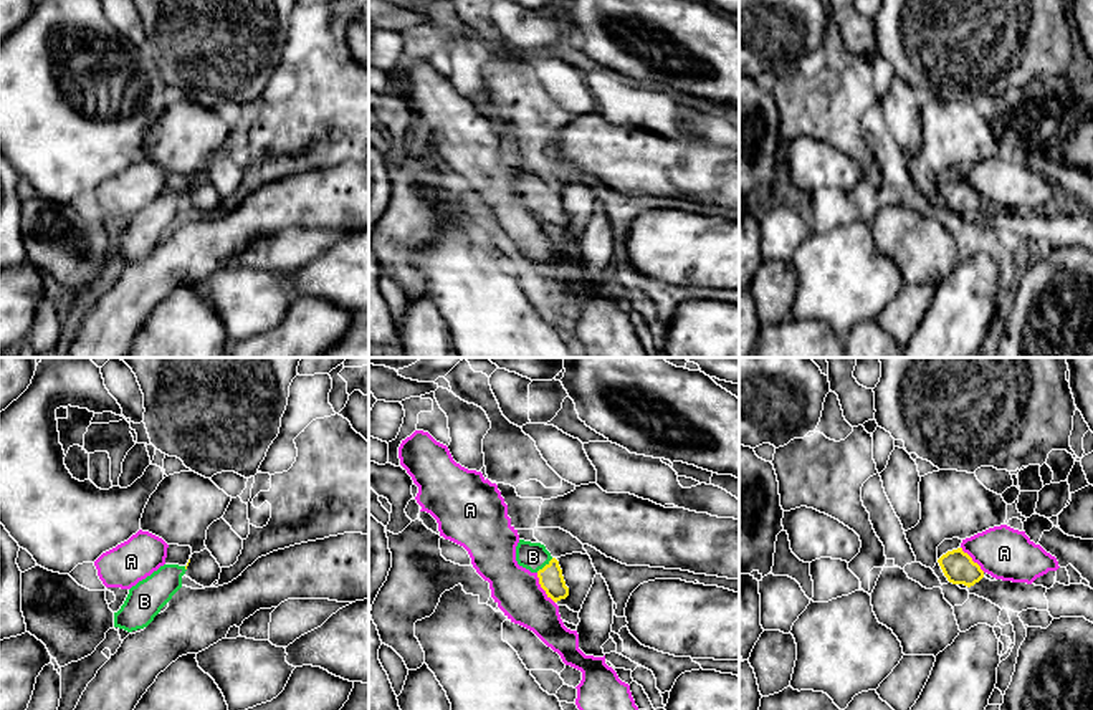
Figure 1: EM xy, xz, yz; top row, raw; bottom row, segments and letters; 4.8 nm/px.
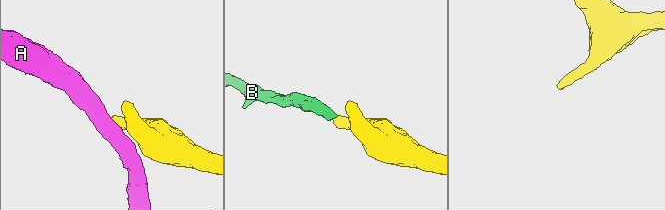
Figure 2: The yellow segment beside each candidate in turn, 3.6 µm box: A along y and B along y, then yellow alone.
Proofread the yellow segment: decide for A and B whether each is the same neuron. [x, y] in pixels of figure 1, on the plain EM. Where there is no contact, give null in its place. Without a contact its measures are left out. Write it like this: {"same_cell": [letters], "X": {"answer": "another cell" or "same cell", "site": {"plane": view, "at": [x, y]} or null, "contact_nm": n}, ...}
{"same_cell": ["B"], "A": {"answer": "another cell", "site": {"plane": "xz", "at": [541, 215]}, "contact_nm": 180}, "B": {"answer": "same cell", "site": {"plane": "xz", "at": [546, 194]}, "contact_nm": 110}}

